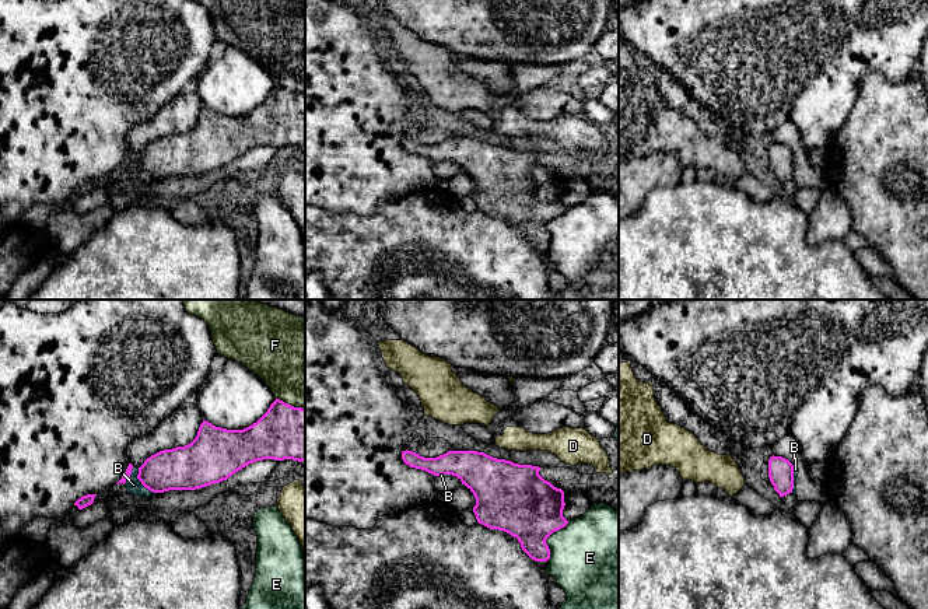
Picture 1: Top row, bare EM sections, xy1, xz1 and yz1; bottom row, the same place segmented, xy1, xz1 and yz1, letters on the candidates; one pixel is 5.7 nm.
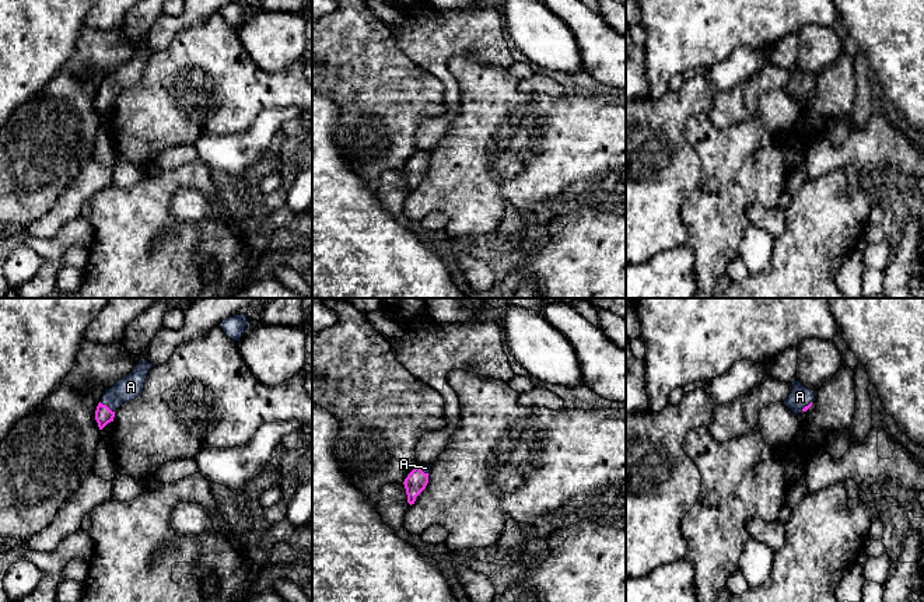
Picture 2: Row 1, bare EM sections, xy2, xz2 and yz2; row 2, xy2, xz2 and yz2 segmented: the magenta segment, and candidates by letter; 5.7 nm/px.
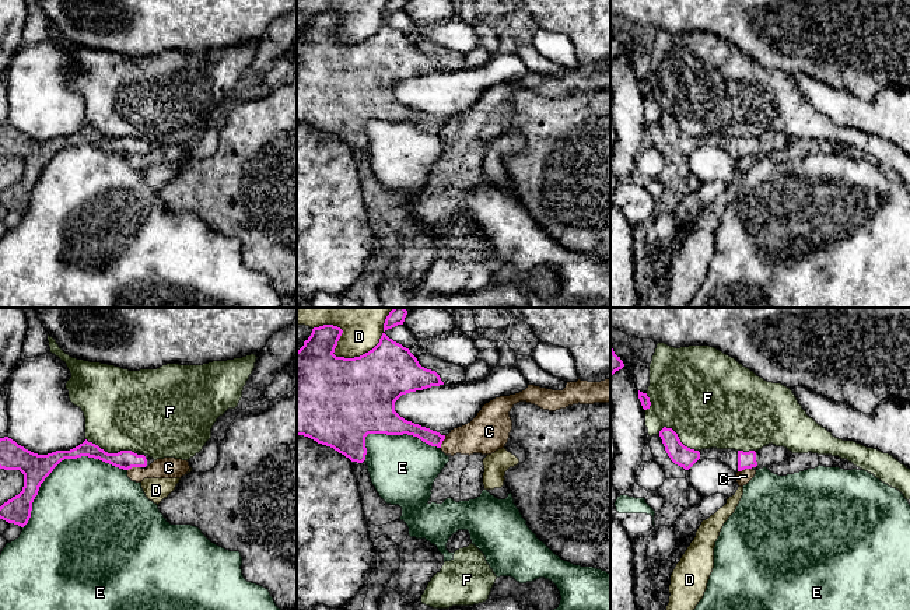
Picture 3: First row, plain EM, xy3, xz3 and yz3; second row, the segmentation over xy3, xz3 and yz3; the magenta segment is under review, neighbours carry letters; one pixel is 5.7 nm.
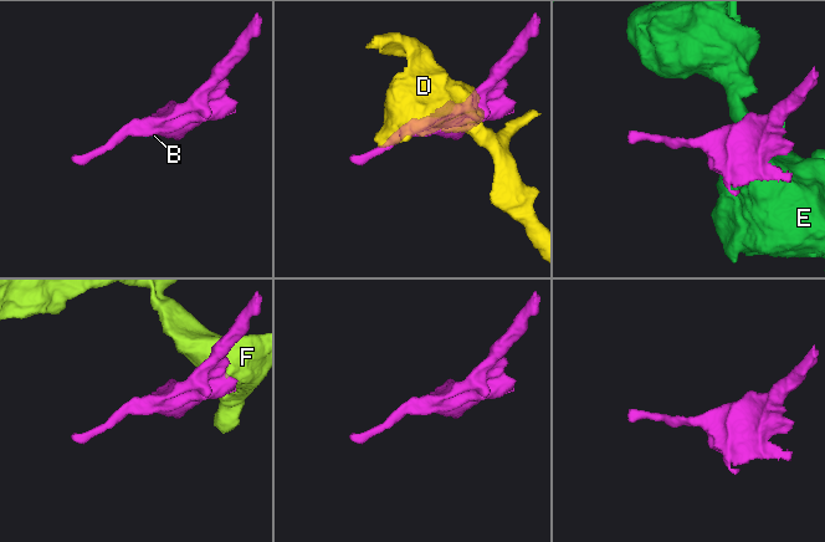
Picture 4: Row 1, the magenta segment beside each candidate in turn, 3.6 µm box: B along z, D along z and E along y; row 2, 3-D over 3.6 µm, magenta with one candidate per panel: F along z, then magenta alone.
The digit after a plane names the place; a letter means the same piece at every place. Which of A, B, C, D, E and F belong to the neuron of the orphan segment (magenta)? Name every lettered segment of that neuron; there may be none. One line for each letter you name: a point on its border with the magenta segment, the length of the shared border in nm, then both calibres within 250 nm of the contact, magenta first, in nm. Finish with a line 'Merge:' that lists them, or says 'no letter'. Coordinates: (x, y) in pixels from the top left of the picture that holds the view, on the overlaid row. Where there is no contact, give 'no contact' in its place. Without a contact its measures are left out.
A: contact xy2 (105, 405); length 110 nm; calibres 100 and 140 nm
Merge: A

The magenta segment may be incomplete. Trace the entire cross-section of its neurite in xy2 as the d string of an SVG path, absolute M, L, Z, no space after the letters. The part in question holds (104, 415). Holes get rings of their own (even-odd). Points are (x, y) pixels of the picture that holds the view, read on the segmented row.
M140 358L134 370L106 389L95 410L95 420L99 430L113 421L115 412L126 402L134 400L144 389L146 378L154 365Z

